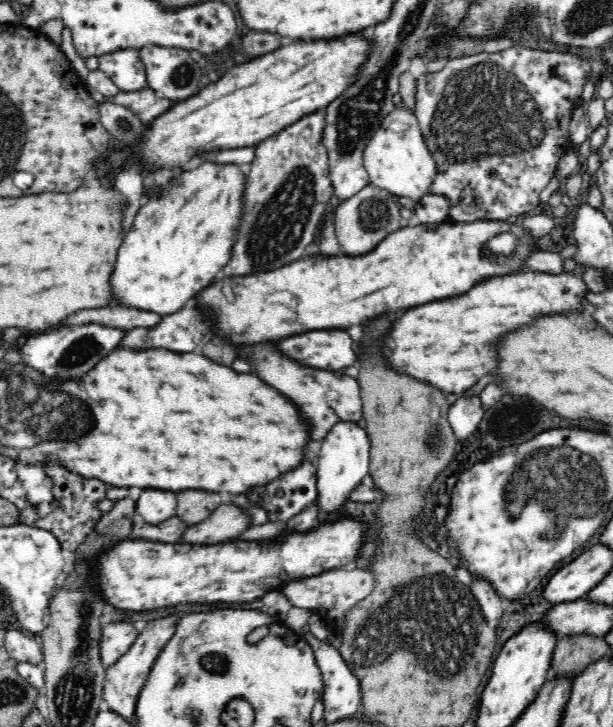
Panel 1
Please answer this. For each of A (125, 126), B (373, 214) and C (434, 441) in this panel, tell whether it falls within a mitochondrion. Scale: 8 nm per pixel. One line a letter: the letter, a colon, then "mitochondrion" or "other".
A: mitochondrion
B: mitochondrion
C: mitochondrion

